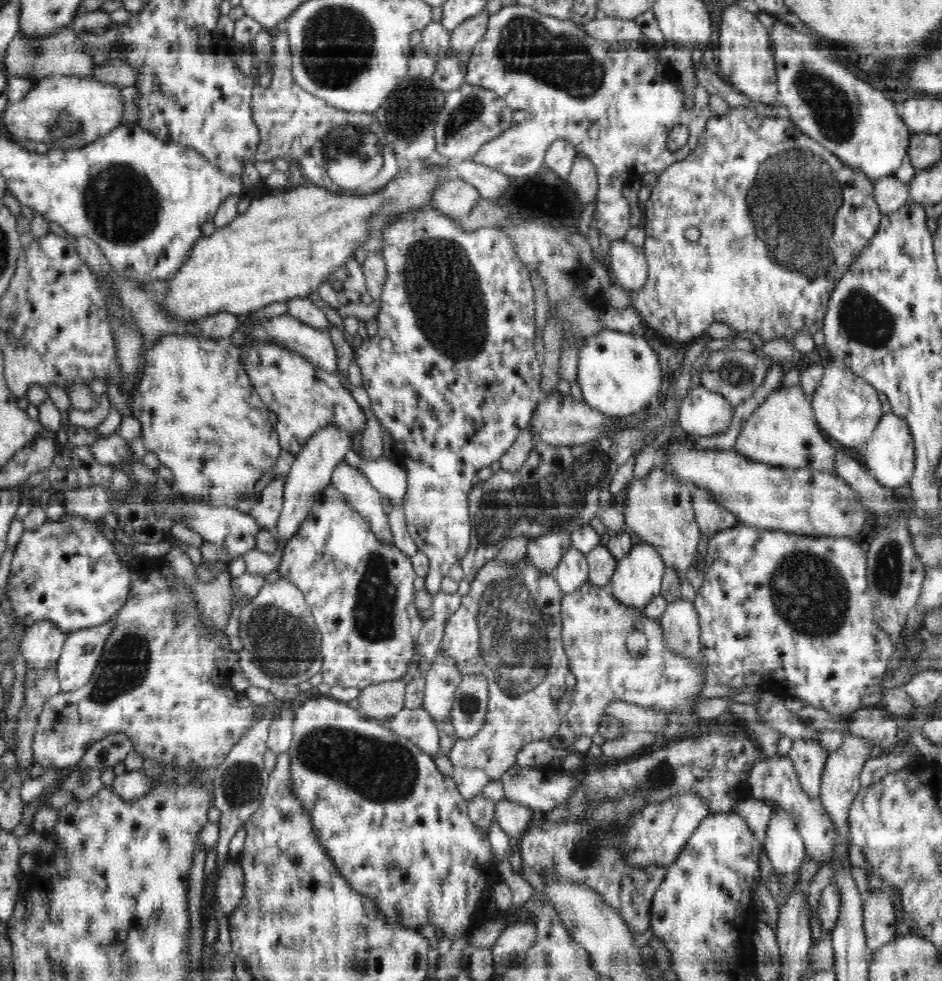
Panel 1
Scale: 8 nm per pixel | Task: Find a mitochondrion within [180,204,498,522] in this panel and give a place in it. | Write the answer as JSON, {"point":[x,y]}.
{"point":[440,284]}

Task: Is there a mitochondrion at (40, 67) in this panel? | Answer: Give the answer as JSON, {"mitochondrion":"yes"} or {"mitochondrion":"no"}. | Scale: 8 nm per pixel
{"mitochondrion":"no"}

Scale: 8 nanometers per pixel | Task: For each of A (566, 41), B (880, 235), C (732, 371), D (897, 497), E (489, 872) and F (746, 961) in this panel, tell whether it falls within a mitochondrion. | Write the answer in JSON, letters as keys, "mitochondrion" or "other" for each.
{"A":"mitochondrion","B":"other","C":"mitochondrion","D":"other","E":"other","F":"other"}

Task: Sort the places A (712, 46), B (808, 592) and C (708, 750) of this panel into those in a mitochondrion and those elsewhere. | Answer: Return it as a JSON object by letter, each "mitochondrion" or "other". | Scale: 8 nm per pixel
{"A":"other","B":"mitochondrion","C":"other"}

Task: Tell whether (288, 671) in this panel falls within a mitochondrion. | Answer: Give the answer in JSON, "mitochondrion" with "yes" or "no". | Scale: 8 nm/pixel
{"mitochondrion":"yes"}

